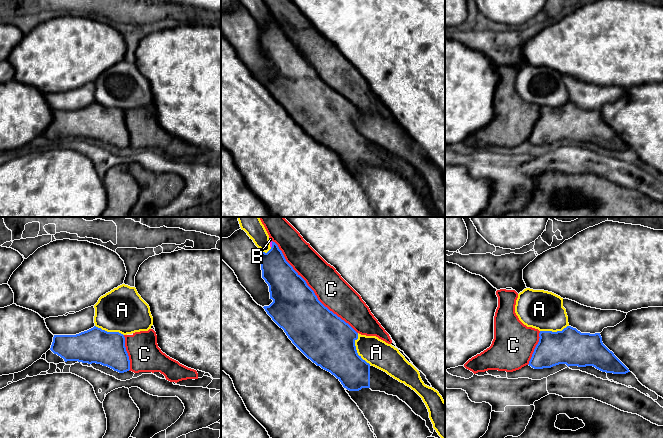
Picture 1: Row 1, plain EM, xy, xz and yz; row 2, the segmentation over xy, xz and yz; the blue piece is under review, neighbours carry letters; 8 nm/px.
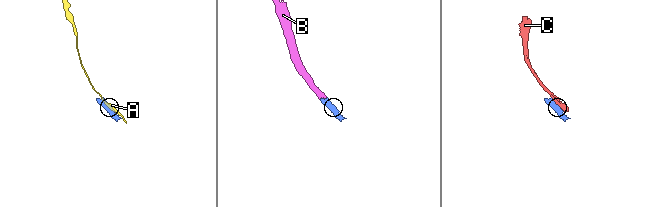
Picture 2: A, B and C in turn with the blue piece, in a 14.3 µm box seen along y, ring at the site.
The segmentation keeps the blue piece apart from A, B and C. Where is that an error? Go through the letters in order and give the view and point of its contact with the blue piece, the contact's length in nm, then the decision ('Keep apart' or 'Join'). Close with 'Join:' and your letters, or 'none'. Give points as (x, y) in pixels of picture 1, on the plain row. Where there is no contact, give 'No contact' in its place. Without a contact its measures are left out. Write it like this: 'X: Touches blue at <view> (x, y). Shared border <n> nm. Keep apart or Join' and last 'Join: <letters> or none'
A: Touches blue at xz (356, 126). Shared border 280 nm. Keep apart
B: Touches blue at xz (272, 20). Shared border 60 nm. Join
C: Touches blue at xz (311, 65). Shared border 1000 nm. Keep apart
Join: B

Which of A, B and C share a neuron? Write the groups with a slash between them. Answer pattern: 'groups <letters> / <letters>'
groups A / B / C

